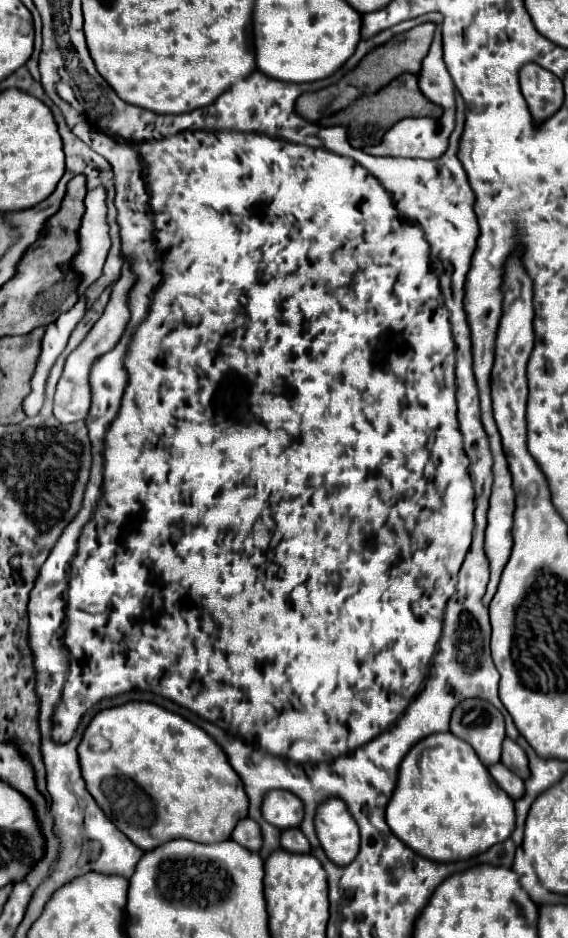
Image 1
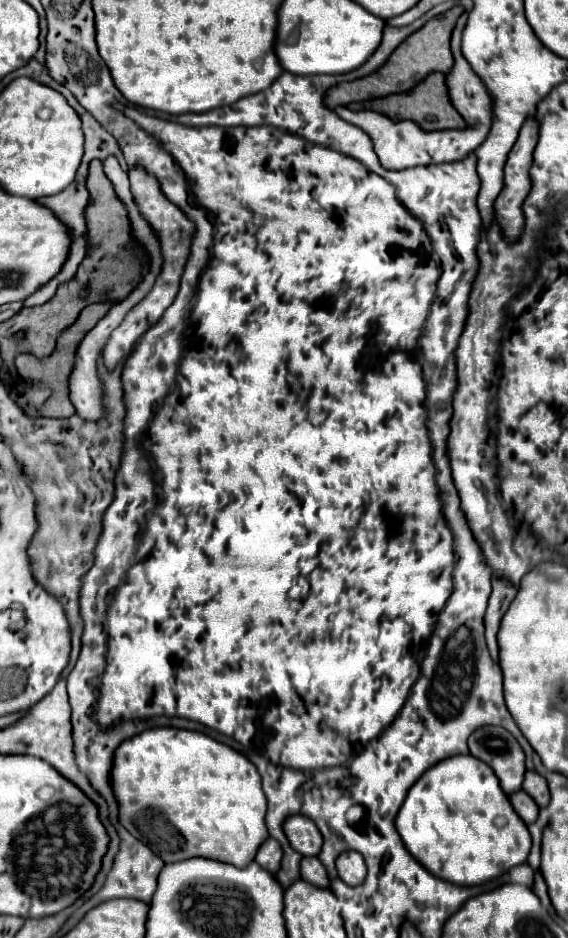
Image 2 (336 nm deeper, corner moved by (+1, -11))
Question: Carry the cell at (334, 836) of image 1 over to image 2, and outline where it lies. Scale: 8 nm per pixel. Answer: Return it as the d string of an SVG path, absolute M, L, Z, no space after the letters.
M354 850L340 854L336 860L336 868L338 868L340 880L344 880L348 886L358 886L366 878L364 858L362 858L362 854L358 854Z

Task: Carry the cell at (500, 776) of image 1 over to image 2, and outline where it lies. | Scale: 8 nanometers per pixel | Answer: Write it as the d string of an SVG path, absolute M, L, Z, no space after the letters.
M514 792L510 794L510 802L514 806L514 810L518 812L518 816L526 822L526 824L532 824L536 818L538 818L538 812L540 808L536 806L536 802L526 794L526 792Z

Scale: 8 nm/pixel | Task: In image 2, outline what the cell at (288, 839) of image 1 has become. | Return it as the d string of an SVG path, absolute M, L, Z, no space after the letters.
M316 856L310 858L302 858L302 878L314 886L320 888L330 888L330 878L326 874L326 868L322 866L322 862Z

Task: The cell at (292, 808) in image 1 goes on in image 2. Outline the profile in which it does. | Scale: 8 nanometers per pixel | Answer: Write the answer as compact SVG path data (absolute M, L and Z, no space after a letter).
M298 814L298 816L290 816L284 822L284 832L292 844L292 848L296 852L300 852L302 856L318 856L322 850L322 834L316 828L316 824Z

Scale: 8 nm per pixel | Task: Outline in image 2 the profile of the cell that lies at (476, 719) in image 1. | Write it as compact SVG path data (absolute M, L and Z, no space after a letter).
M500 726L478 728L468 740L468 748L472 756L484 760L496 772L506 794L522 790L526 756L518 740L508 730Z

